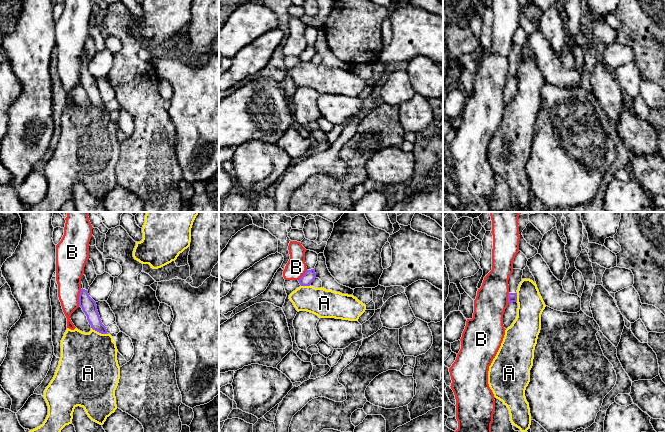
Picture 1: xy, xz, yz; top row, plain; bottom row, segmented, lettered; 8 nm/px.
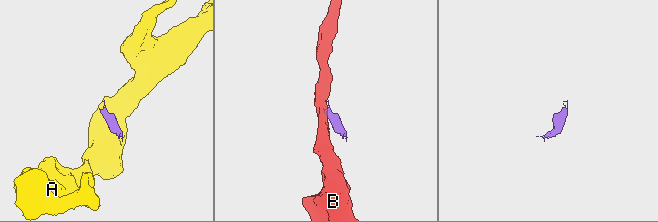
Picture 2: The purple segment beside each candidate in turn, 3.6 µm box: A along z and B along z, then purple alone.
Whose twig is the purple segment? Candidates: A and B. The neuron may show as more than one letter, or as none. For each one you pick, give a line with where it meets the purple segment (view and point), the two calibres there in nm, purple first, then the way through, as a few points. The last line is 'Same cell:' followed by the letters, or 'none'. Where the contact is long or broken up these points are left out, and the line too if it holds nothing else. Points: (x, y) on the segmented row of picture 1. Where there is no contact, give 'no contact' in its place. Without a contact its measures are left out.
Same cell: none

